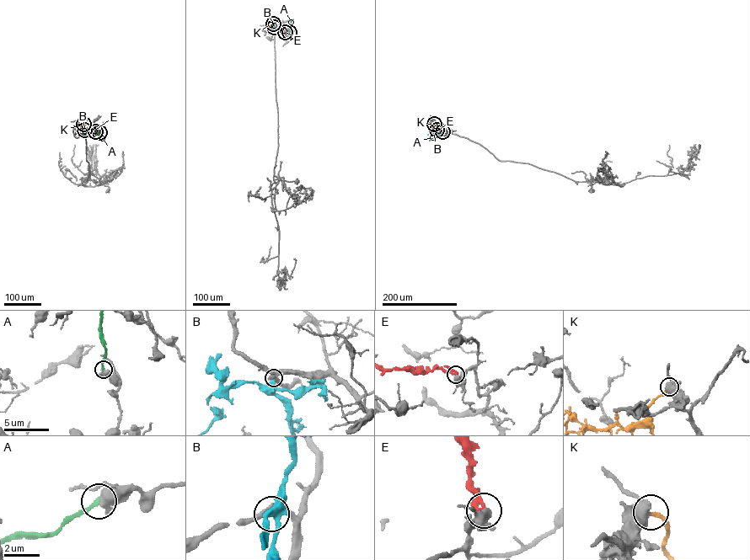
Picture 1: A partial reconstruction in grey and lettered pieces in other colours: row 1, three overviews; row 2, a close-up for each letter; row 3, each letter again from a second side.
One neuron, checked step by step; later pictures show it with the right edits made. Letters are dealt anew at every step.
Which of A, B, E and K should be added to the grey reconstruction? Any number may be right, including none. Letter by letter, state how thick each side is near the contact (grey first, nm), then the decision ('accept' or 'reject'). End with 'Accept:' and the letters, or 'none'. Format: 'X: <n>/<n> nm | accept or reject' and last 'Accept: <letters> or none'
A: 440/200 nm | reject
B: 380/340 nm | reject
E: 360/240 nm | reject
K: 550/200 nm | accept
Accept: K

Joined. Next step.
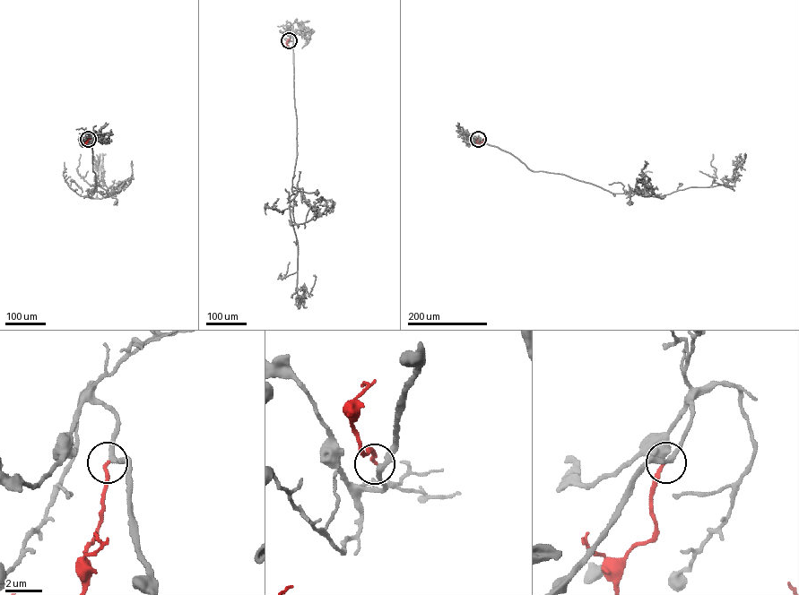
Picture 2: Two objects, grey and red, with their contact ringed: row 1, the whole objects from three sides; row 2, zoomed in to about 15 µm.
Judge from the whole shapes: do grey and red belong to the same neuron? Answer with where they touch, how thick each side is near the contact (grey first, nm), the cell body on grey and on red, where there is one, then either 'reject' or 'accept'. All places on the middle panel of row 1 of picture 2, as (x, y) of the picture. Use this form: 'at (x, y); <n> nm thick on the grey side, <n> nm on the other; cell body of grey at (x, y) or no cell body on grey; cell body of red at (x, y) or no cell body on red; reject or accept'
at (289, 40); 280 nm thick on the grey side, 180 nm on the other; cell body of grey at (316, 193); no cell body on red; accept

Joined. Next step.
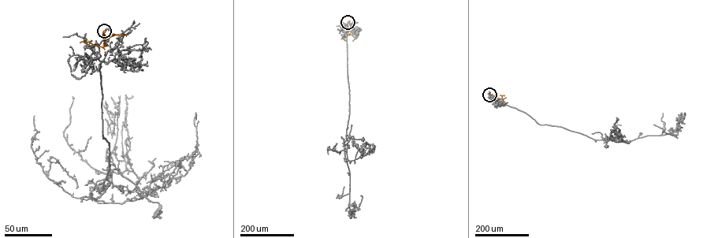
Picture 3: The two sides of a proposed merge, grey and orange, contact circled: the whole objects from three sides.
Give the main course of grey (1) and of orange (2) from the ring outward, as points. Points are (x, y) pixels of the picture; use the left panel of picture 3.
1: (104, 31), (98, 57), (109, 168), (102, 189), (97, 189), (117, 169), (158, 203), (157, 213)
2: (104, 31), (105, 46), (104, 42), (110, 36), (127, 34)

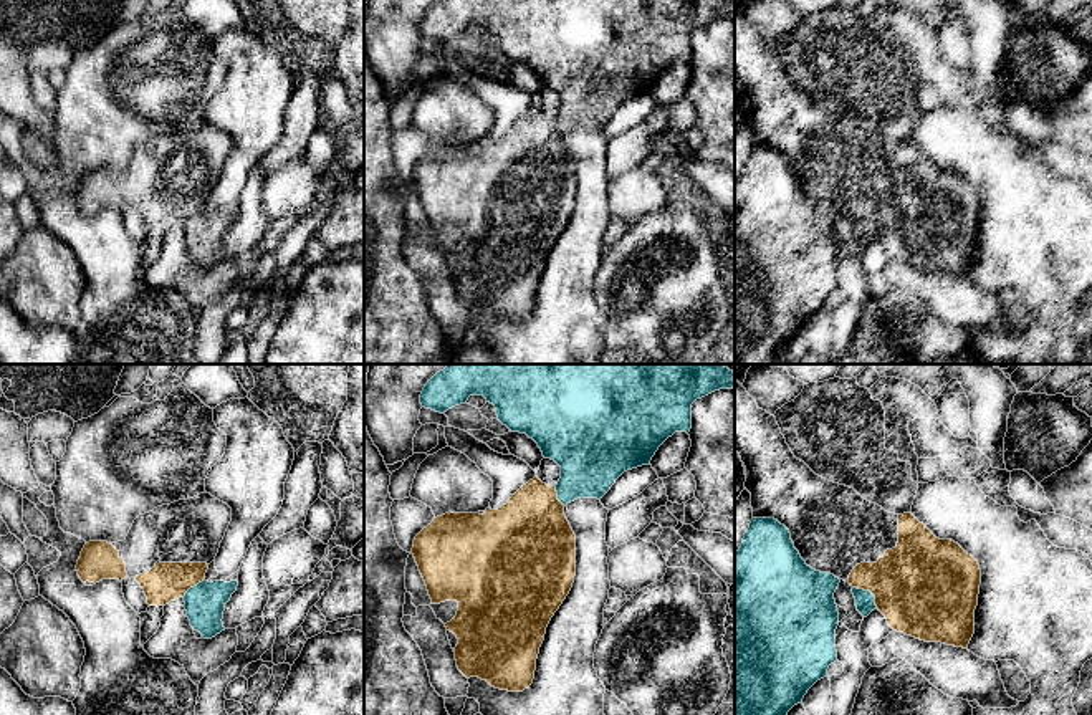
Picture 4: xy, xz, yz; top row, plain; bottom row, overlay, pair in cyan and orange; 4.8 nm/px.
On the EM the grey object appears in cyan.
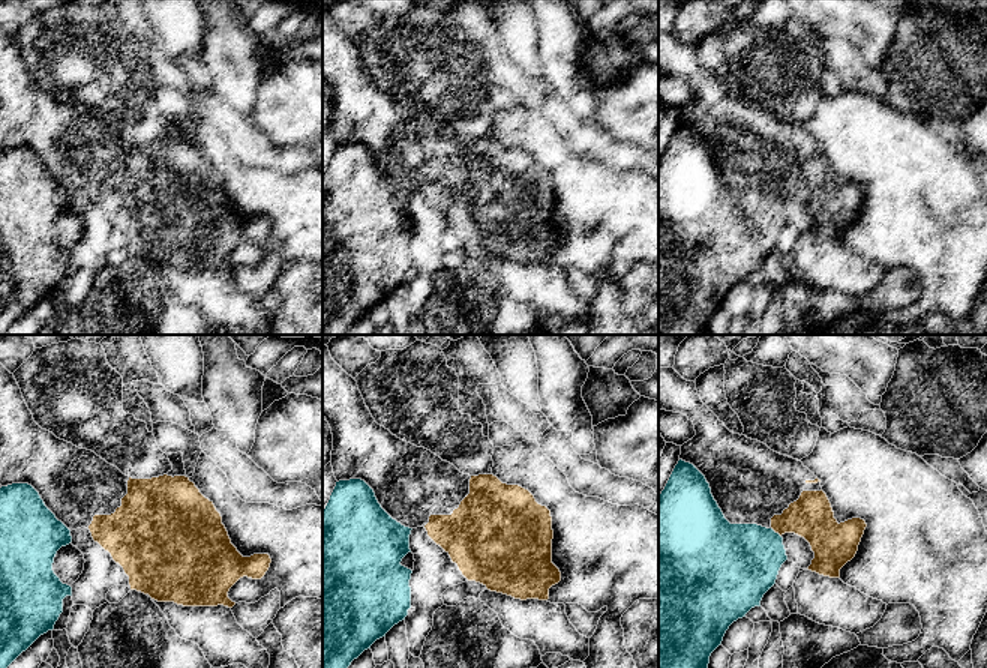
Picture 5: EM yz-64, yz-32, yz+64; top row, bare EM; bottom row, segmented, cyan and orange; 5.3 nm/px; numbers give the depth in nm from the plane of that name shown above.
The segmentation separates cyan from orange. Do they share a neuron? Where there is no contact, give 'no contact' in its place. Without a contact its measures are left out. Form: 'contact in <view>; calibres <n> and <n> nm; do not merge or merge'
contact in yz; calibres 100 and 460 nm; do not merge

